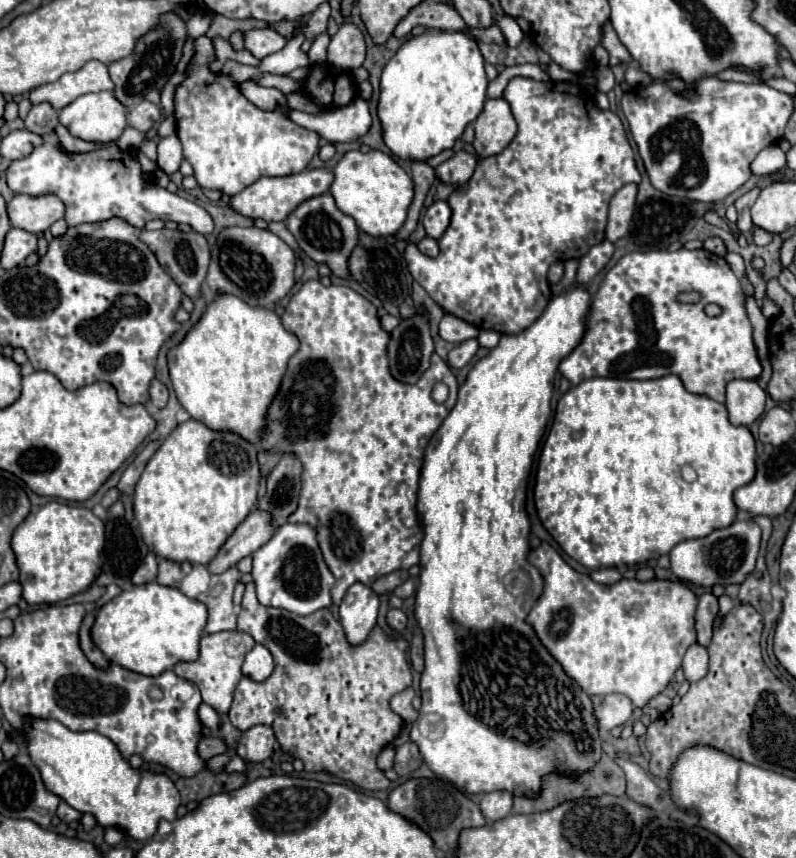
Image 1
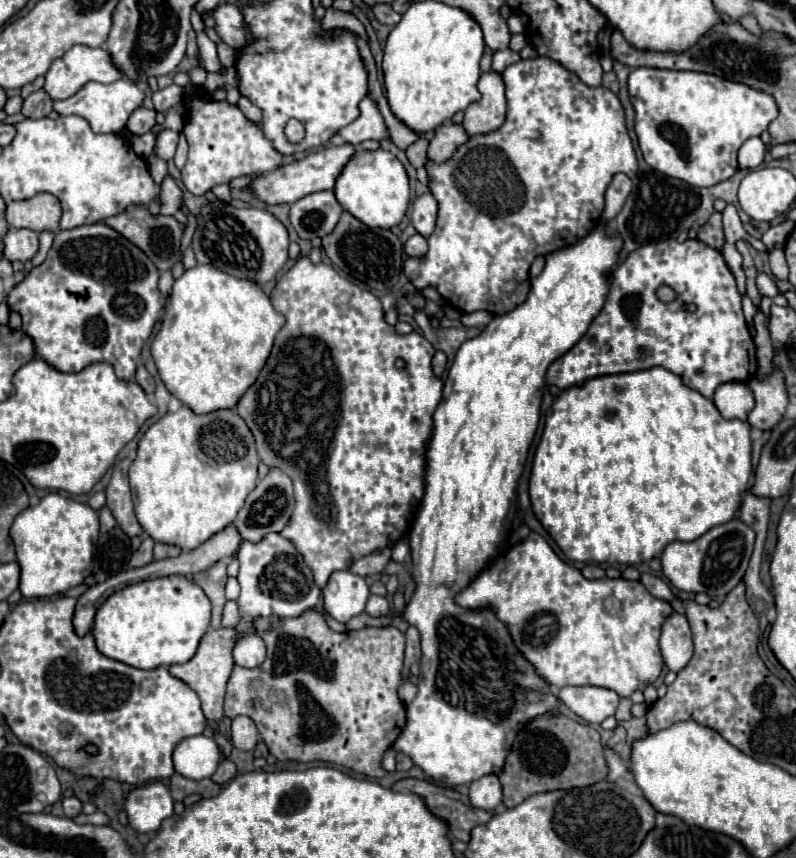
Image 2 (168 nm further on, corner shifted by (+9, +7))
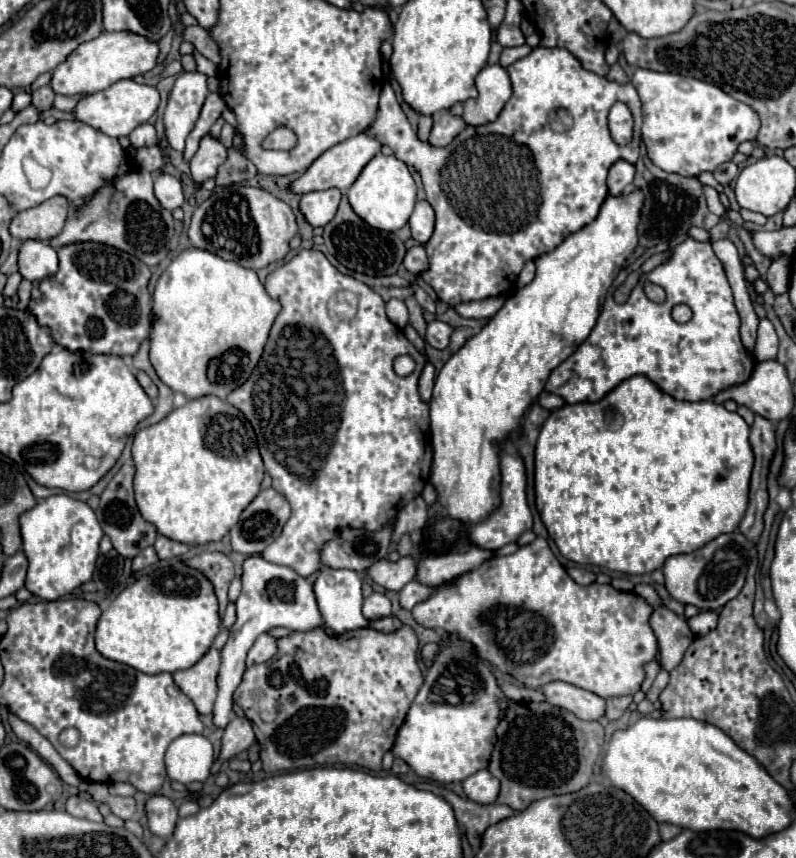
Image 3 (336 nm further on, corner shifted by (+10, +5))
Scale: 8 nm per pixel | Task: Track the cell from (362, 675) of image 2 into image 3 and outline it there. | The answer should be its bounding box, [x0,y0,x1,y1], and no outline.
[232,626,424,772]

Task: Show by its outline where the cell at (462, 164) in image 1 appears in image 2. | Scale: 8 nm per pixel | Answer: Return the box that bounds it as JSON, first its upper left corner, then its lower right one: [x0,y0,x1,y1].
[427,120,469,162]

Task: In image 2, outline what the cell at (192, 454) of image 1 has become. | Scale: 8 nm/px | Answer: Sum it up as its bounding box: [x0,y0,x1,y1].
[129,406,259,550]

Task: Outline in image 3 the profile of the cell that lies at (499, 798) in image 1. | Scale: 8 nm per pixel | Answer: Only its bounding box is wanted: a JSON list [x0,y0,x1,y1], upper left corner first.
[462,770,500,804]

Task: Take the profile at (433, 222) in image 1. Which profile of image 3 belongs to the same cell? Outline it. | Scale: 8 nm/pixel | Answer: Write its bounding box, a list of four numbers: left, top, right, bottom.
[410,200,434,244]

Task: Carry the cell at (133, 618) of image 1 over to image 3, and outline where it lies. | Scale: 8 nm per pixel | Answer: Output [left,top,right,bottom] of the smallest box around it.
[96,560,220,674]

